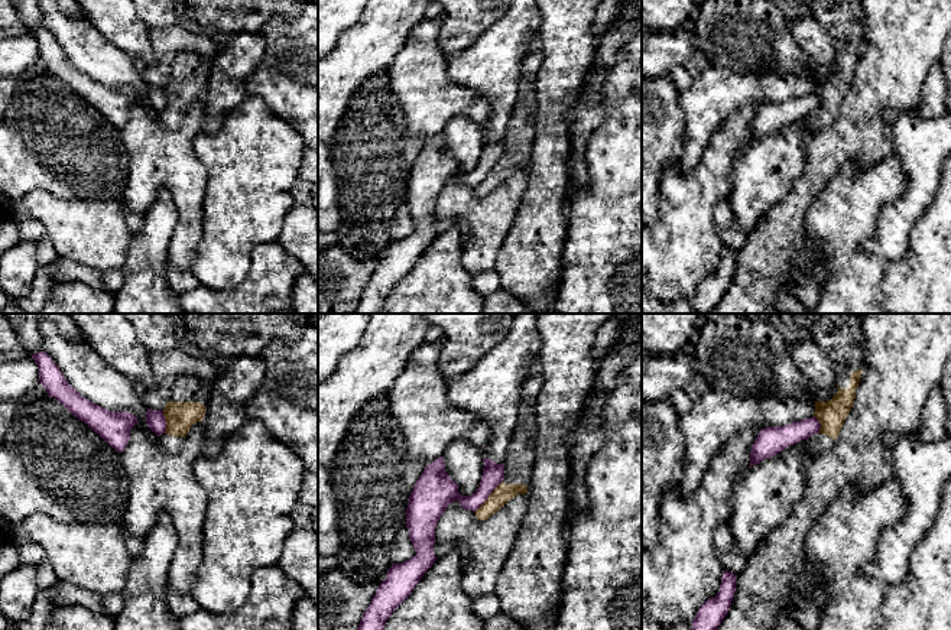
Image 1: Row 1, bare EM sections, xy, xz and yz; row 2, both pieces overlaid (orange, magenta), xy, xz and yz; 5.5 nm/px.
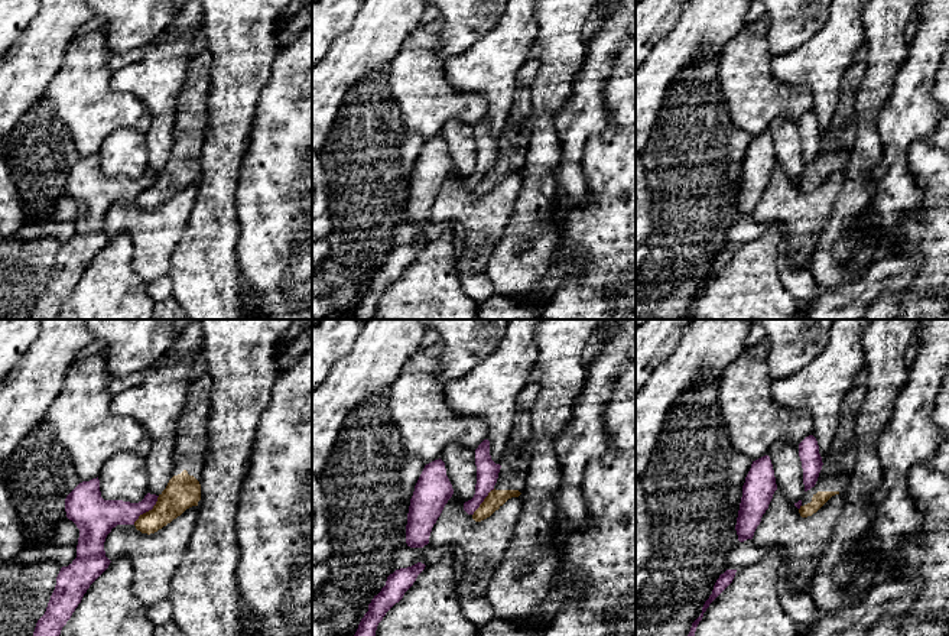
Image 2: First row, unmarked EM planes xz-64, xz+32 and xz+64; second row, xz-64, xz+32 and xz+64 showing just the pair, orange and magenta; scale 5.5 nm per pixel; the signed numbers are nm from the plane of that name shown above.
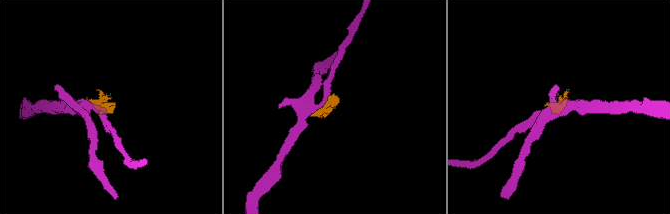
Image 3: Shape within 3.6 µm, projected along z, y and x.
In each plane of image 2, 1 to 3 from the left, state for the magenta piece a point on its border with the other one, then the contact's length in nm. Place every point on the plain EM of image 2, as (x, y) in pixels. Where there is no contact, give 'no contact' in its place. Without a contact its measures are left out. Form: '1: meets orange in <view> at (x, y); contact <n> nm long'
1: meets orange in xz-64 at (149, 187); contact 220 nm long
2: meets orange in xz+32 at (483, 178); contact 200 nm long
3: meets orange in xz+64 at (800, 184); contact 30 nm long

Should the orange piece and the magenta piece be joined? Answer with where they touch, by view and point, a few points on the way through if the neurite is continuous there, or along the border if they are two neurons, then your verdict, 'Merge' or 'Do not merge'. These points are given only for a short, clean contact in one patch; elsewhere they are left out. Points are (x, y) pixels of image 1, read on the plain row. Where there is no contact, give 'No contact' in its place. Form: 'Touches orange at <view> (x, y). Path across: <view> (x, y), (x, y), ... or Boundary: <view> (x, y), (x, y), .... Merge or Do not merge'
Touches orange at xz (489, 172). Boundary: xz (502, 156), (474, 188). Do not merge

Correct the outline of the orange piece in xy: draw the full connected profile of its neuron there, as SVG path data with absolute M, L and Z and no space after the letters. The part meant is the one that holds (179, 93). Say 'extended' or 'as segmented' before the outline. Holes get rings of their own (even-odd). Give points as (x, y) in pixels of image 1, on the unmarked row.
extended; M178 52L169 68L169 78L163 85L166 107L159 113L159 120L169 130L182 126L184 114L191 103L202 98L210 74L210 61L194 52Z

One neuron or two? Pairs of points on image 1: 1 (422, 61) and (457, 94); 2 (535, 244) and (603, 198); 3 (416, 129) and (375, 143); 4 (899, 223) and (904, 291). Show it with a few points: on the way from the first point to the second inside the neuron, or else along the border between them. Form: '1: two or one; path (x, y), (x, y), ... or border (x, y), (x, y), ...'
1: one; path (429, 70), (448, 88)
2: two; border (568, 195), (567, 237), (561, 256)
3: two; border (395, 101), (408, 132), (425, 142)
4: two; border (911, 226), (902, 257), (869, 253)

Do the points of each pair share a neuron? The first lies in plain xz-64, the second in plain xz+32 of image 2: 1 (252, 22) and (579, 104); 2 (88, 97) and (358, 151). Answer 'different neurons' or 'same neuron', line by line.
1: different neurons
2: different neurons

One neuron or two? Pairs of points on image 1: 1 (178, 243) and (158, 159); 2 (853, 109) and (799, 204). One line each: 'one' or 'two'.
1: one
2: one

